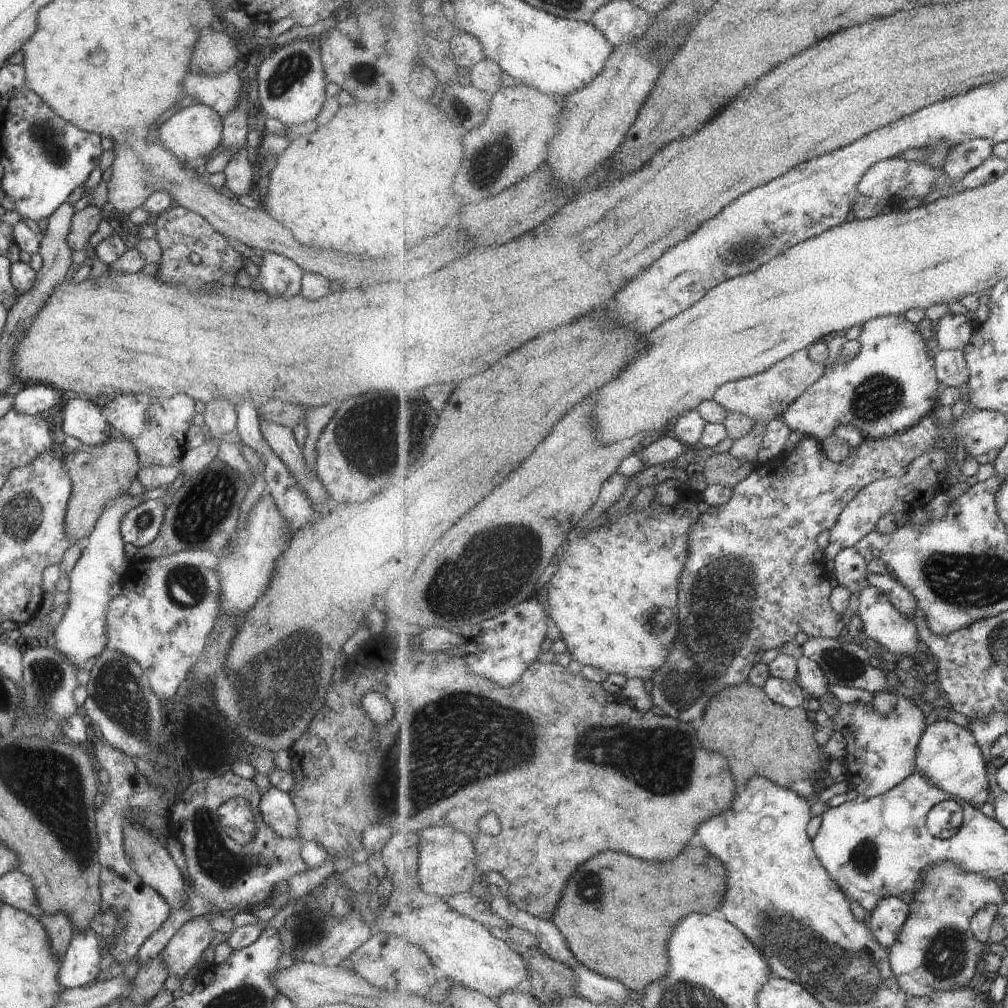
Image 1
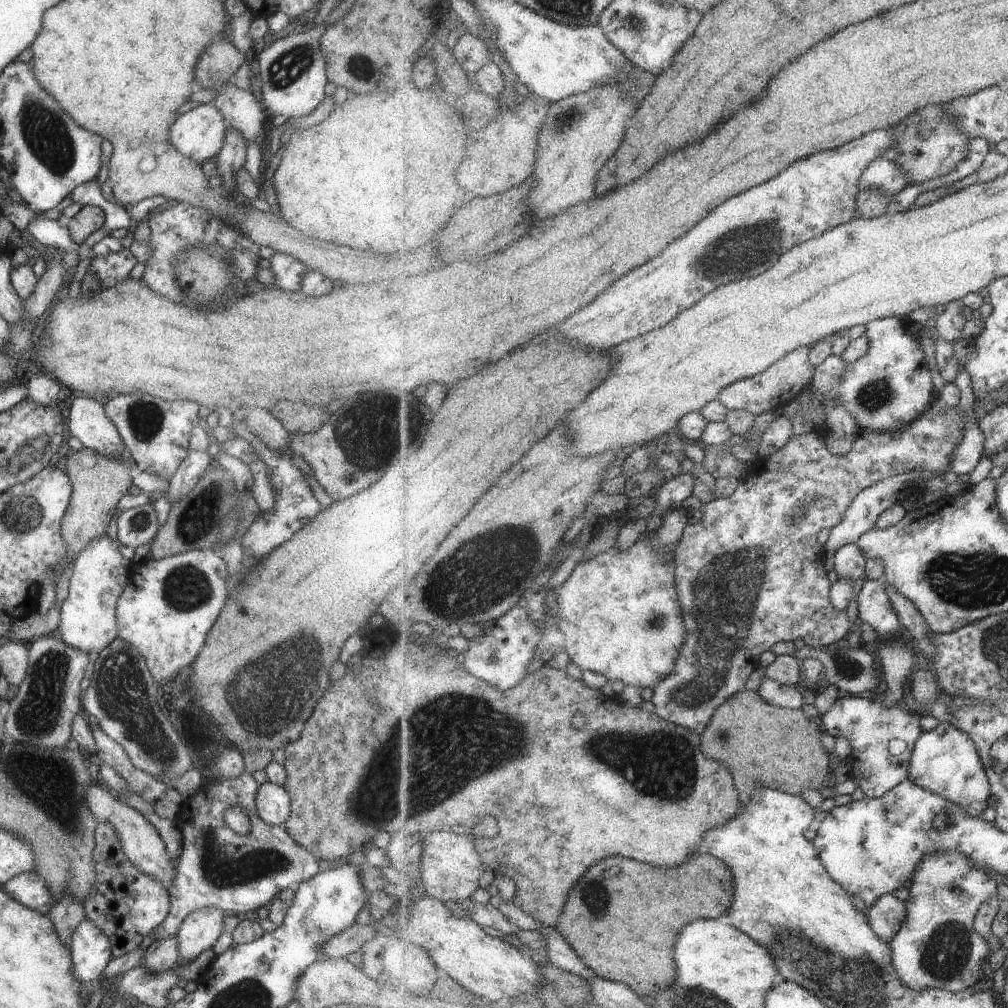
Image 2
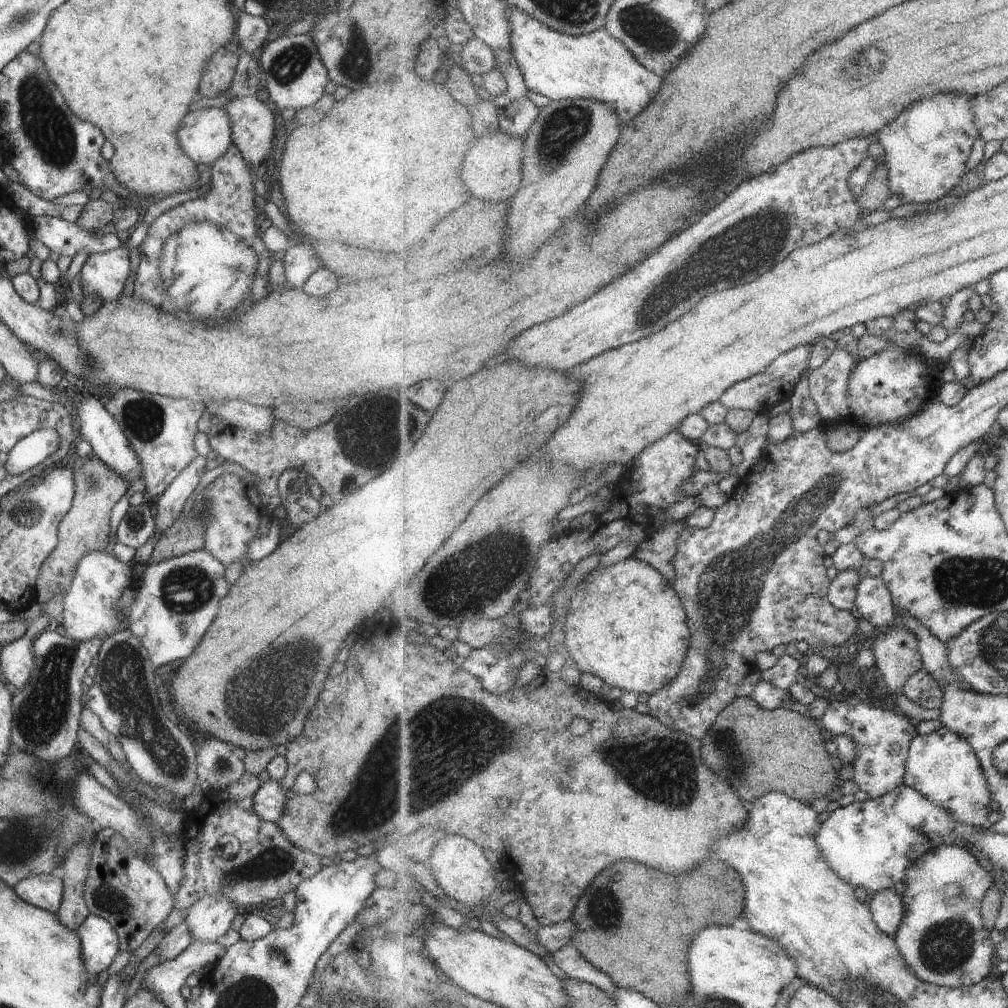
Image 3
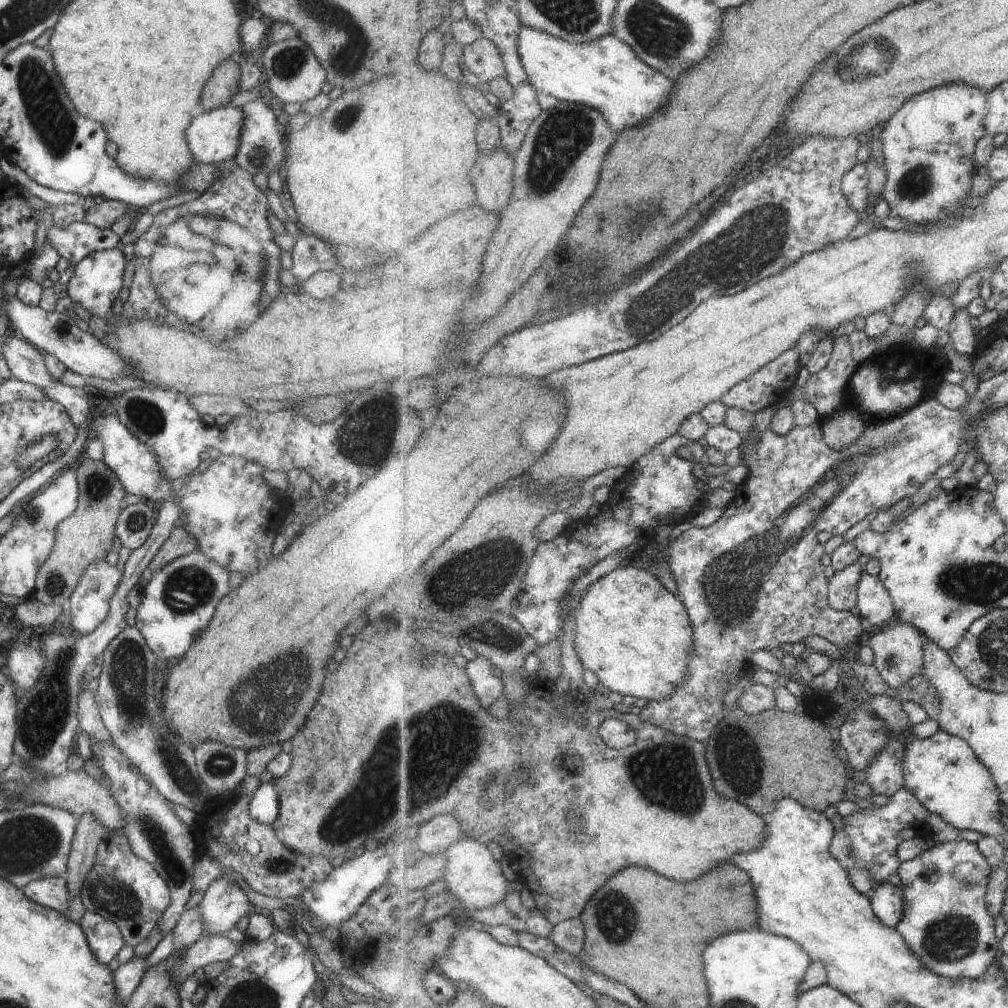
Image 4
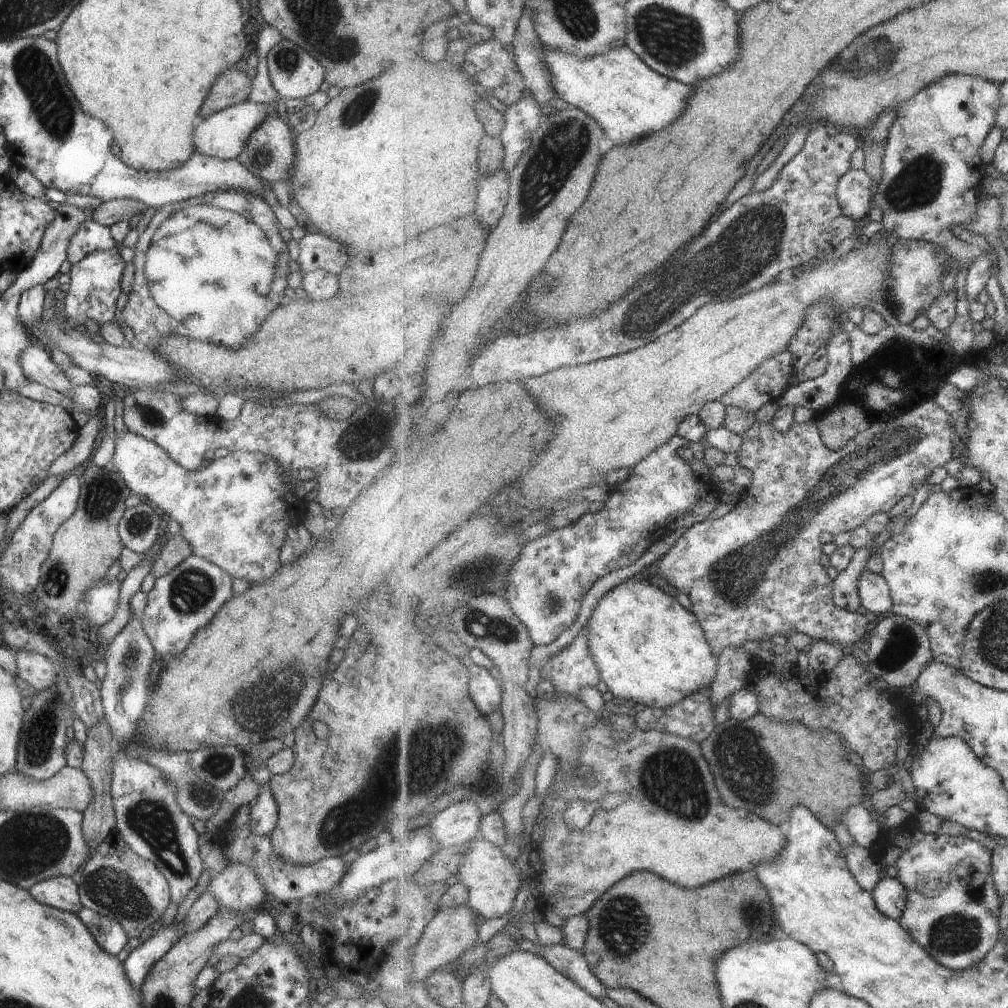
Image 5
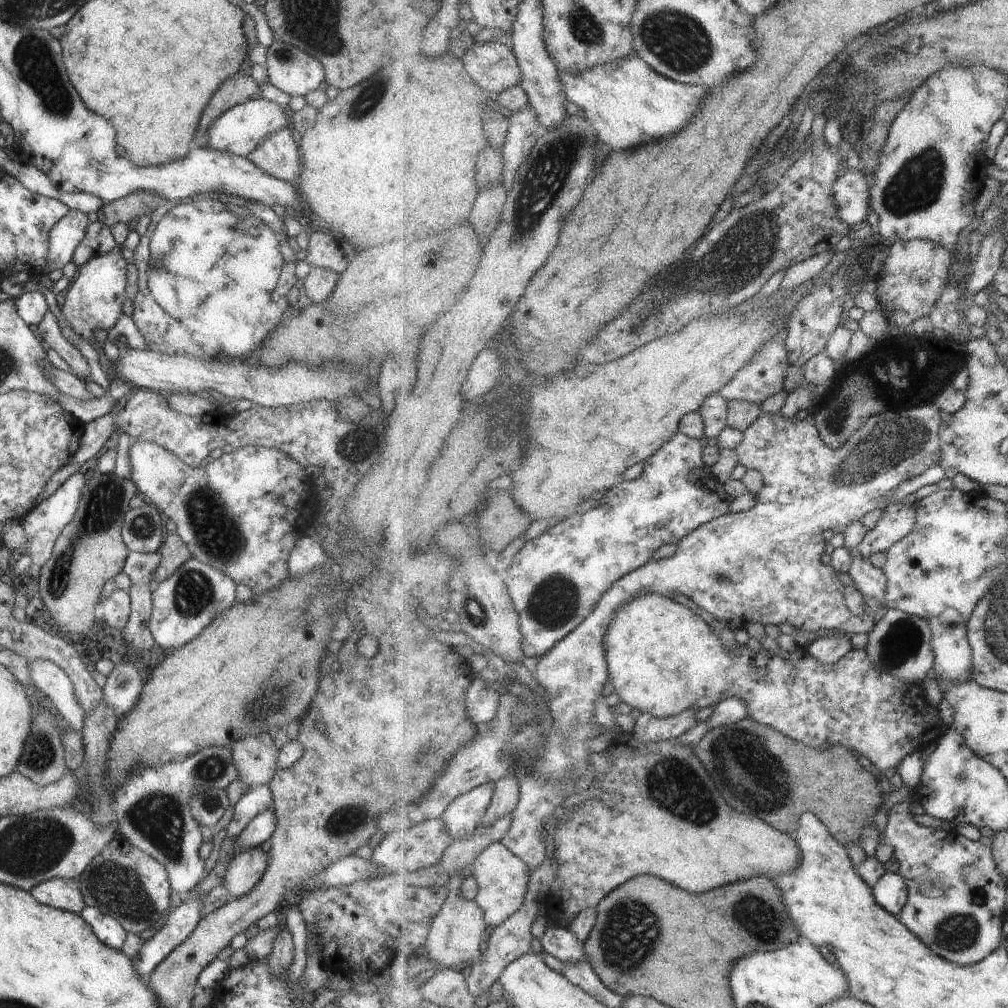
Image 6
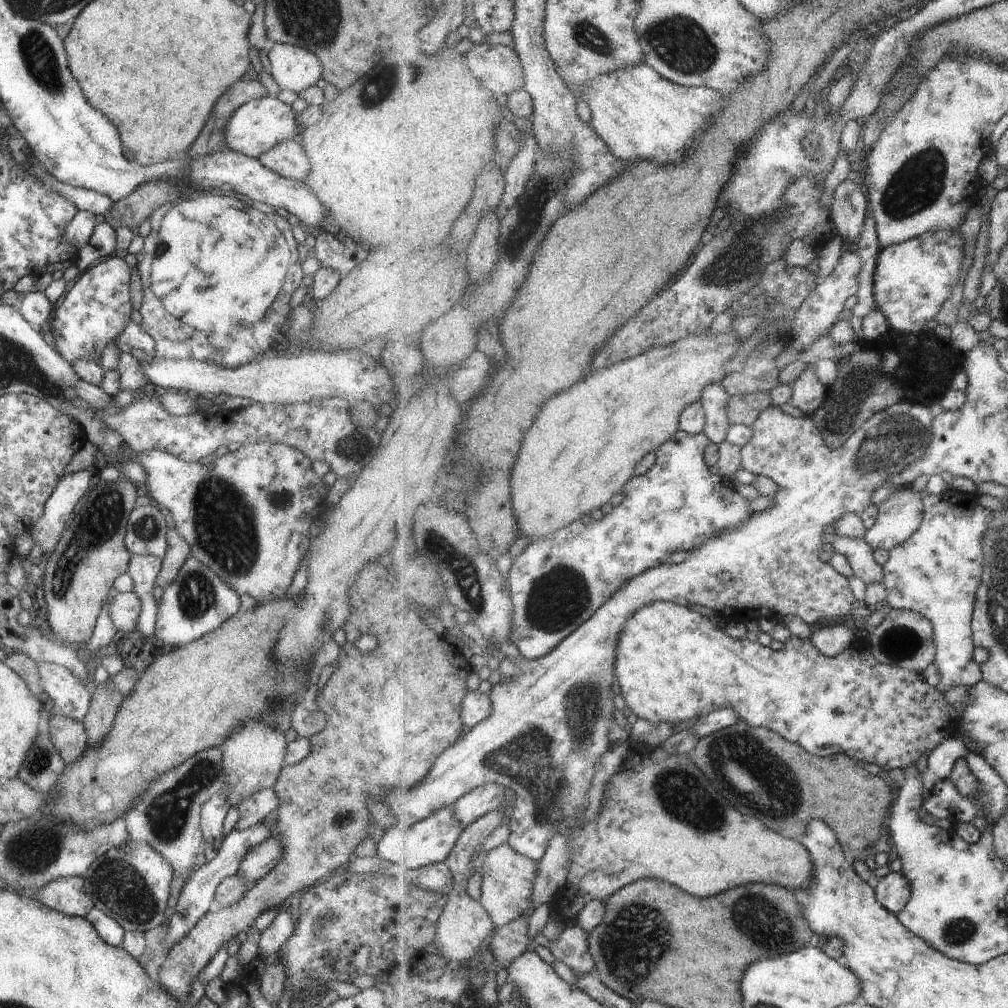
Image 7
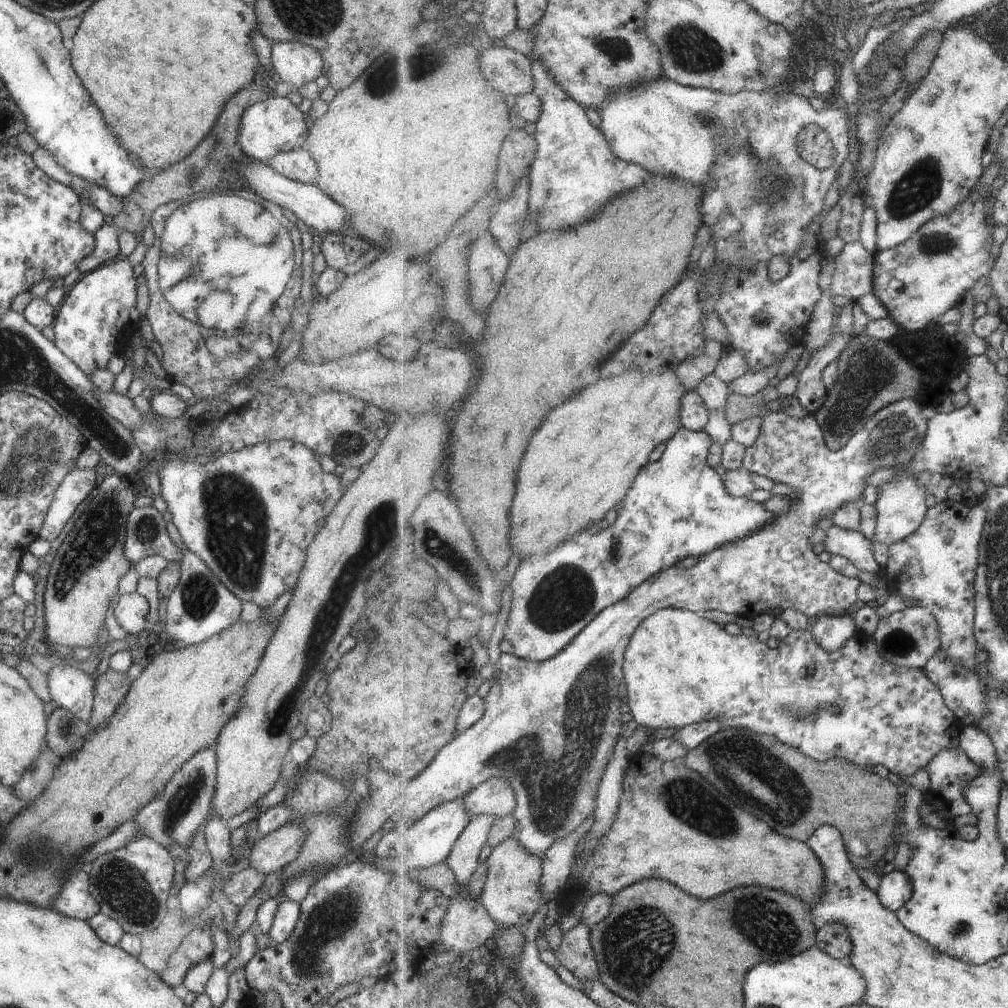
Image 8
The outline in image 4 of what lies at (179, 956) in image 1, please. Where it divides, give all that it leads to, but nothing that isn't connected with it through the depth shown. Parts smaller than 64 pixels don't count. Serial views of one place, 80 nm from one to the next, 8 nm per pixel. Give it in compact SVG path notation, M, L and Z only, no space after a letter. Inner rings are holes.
M228 878L212 880L204 890L200 903L203 934L221 935L243 915L253 911L245 892Z

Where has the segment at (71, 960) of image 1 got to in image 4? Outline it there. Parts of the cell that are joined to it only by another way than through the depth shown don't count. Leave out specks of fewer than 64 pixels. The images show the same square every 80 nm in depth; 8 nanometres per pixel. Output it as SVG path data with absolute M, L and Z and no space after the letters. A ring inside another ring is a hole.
M85 911L78 920L87 944L96 959L104 965L125 946L120 930L100 914Z

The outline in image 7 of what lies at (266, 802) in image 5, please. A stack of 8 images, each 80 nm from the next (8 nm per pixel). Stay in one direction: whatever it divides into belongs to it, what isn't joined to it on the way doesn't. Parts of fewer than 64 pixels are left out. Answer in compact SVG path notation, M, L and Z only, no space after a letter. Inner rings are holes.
M263 818L263 820L245 830L238 831L233 829L222 838L222 843L219 850L215 853L215 857L198 866L184 882L174 906L175 912L172 913L167 921L168 933L164 938L165 944L175 944L189 932L189 929L207 912L207 907L213 900L214 890L219 882L230 874L235 873L238 869L238 864L244 859L247 851L271 835L272 831L273 829L264 823Z

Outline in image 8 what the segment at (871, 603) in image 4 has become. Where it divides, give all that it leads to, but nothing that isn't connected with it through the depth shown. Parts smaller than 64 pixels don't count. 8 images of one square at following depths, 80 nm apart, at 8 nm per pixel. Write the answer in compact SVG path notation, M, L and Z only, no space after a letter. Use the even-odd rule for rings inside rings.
M835 524L826 530L823 540L825 550L831 555L848 558L860 570L883 577L884 568L874 555L873 542L861 531L850 531Z

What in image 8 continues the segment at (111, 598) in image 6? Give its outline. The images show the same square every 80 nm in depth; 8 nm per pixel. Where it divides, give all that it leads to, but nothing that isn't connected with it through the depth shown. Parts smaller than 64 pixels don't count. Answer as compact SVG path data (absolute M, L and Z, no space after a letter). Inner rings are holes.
M136 591L119 594L117 603L113 608L116 623L126 632L137 634L145 628L146 614L149 604L145 597Z

